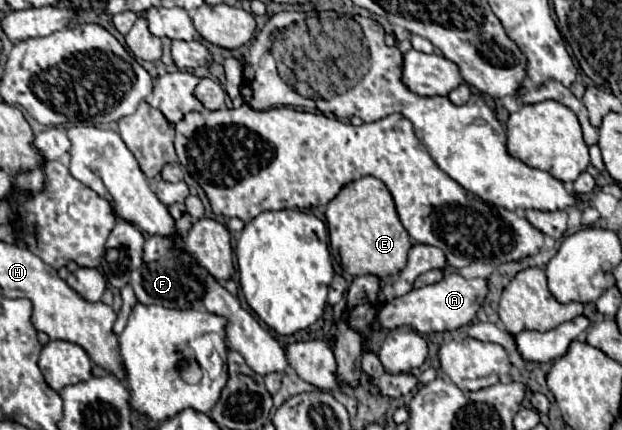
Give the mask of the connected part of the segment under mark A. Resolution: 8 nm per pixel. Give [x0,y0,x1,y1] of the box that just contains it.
[375,273,487,333]

